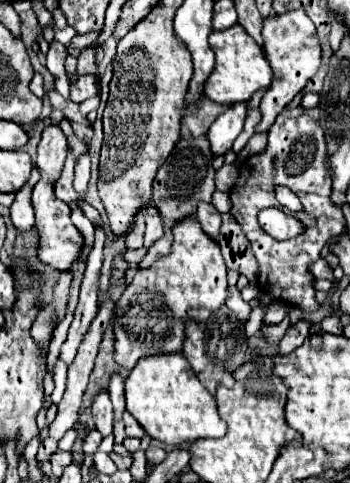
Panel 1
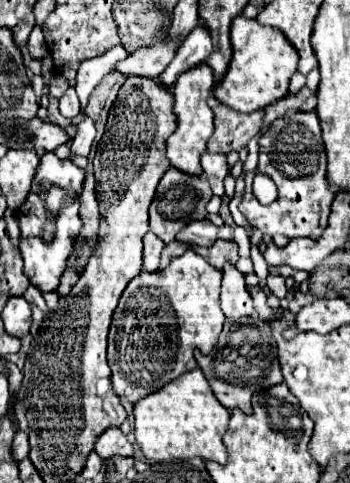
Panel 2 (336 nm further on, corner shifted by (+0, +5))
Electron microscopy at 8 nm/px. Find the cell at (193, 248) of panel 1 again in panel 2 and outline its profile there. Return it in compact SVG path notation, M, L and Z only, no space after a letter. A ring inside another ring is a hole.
M187 249L181 257L171 259L171 263L157 273L141 273L139 277L135 277L121 295L109 329L107 361L113 373L113 391L135 405L139 399L159 391L179 375L197 369L193 351L199 349L207 355L217 345L225 323L225 315L219 307L219 293L221 273L193 249Z

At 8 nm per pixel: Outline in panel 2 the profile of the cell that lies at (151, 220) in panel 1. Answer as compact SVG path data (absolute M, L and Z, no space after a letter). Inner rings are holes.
M147 233L143 243L145 243L145 249L143 249L145 271L157 271L159 269L159 257L161 257L161 251L163 251L165 243L157 241L157 237L153 237L153 233Z

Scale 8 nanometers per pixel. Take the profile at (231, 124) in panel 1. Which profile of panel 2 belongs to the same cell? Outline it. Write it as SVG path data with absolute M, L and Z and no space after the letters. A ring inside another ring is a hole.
M205 153L201 157L201 167L203 167L203 173L211 185L211 191L213 195L217 197L225 197L225 191L223 191L223 179L227 175L227 157L225 155L213 155L213 153Z

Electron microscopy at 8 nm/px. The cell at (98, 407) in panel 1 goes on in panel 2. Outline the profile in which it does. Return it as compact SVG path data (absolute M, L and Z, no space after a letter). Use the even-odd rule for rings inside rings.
M107 429L107 431L95 441L95 451L97 451L103 459L109 459L109 457L113 457L113 455L133 457L133 445L127 441L127 437L121 433L121 429Z

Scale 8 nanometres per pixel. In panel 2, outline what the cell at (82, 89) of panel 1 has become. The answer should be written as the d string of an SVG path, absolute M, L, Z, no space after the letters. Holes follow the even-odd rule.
M67 89L65 95L59 99L59 113L67 119L75 119L81 113L81 105L75 89Z

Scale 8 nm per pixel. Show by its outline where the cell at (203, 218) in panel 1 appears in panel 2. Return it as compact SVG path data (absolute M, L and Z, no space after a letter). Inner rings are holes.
M229 263L223 269L221 309L223 309L223 315L233 321L253 315L253 303L245 287L245 277Z

